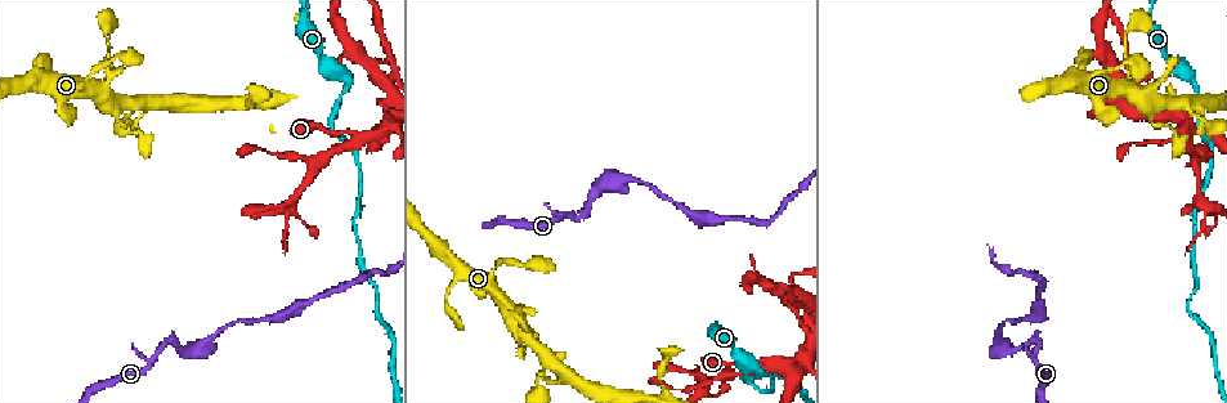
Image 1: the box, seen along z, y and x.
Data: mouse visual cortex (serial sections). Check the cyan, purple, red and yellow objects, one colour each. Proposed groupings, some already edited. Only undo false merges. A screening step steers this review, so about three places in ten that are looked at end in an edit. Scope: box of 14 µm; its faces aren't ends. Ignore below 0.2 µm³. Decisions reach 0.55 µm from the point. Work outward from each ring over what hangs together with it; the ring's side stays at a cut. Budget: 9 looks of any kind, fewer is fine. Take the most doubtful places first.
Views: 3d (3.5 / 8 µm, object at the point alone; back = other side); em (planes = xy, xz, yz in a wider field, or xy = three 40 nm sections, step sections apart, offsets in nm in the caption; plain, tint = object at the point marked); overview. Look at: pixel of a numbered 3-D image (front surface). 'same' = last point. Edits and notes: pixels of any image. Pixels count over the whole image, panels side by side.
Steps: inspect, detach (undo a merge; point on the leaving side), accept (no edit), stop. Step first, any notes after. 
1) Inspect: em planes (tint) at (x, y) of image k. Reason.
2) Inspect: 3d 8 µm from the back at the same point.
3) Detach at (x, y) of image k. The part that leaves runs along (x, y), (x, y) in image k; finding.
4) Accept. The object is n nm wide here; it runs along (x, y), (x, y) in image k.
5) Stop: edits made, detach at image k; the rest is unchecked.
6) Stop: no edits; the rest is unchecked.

Inspect: 3d 3.5 µm from the back at (387, 57) of image 1. Two arms in line, one across.

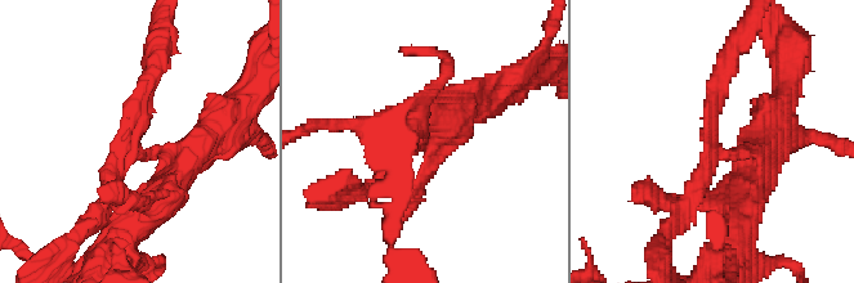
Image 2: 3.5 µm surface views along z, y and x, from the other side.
Inspect: em xy step 5 (tint) at (712, 136) of image 2. Shape alone is not enough.

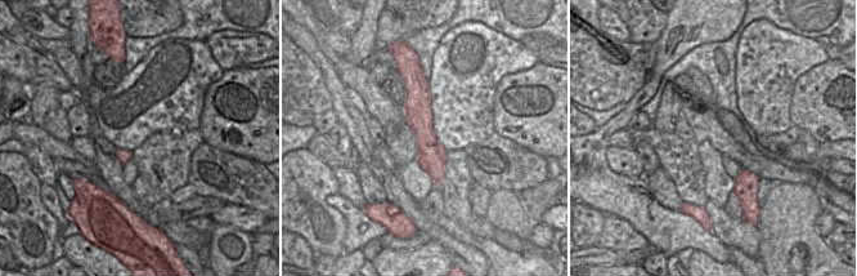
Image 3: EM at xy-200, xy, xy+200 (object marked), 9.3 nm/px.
Detach at (125, 126) of image 2. A second cell is stuck on.

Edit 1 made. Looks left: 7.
Inspect: 3d 3.5 µm at (105, 86) of image 1. Four arms meet.

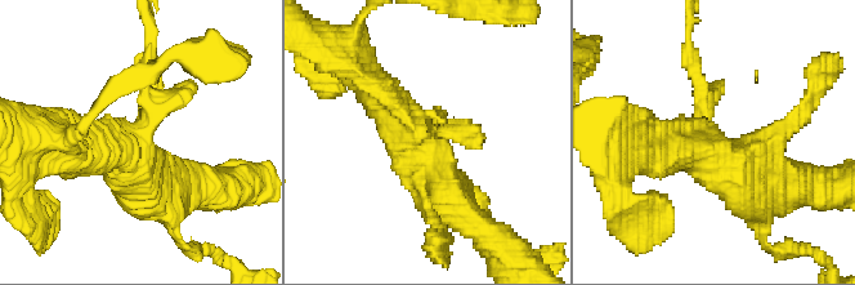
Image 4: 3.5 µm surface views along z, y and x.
Inspect: em planes (tint) at (707, 132) of image 4. Need the tissue.

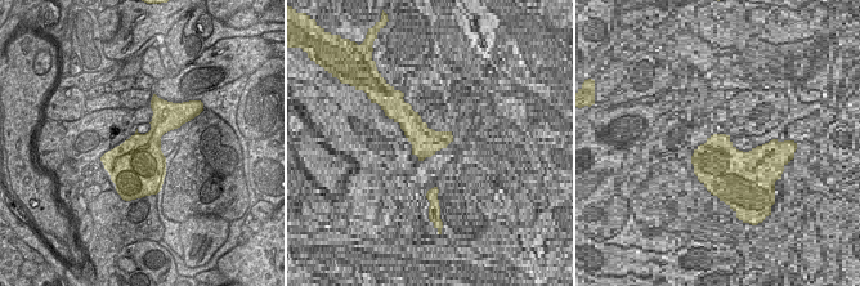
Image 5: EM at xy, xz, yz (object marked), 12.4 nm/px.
Accept. It runs along (350, 62), (402, 115), (446, 194) in image 4; one cell here.

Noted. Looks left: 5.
Inspect: 3d 3.5 µm at (741, 378) of image 1. Sharp bend.

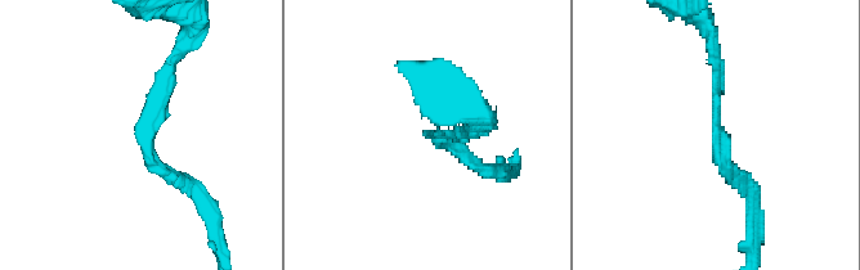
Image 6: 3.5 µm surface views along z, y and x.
Inspect: em xy step 2 (tint) at (715, 151) of image 6. The arms are 150, 150 nm wide; shape alone is not enough.

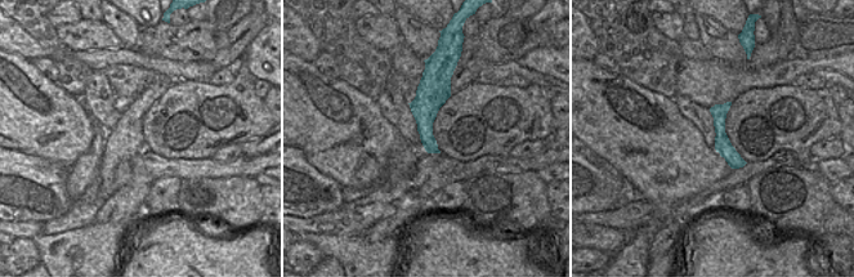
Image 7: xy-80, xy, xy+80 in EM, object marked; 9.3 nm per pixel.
Accept. It runs along (170, 70), (147, 153), (206, 201) in image 6; one cell here.

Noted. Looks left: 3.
Inspect: 3d 3.5 µm at (1187, 308) of image 1. Sharp bend.

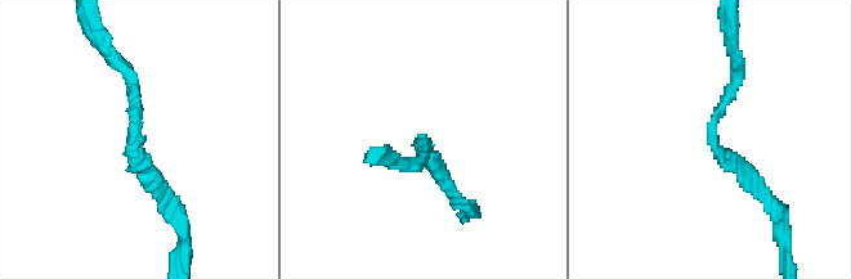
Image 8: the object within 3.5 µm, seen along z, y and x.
Inspect: em xy step 1 (tint) at (712, 141) of image 8. The arms are 200, 200 nm wide; need the tissue.

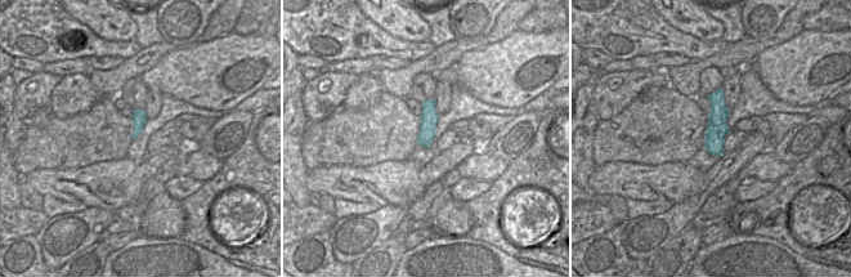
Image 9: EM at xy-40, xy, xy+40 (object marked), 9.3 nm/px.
Accept. It runs along (119, 64), (162, 196) in image 8; one cell here.

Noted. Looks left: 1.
Stop: edits made, detach at image 2; the rest is unchecked.

